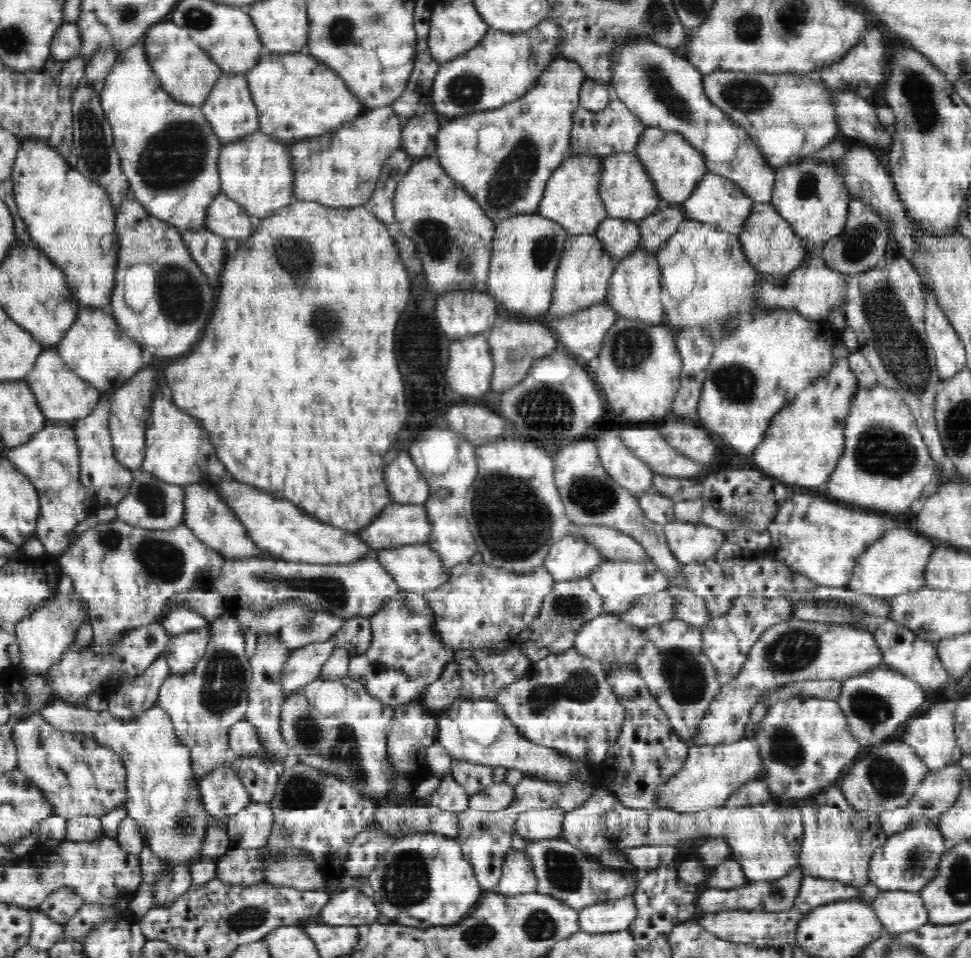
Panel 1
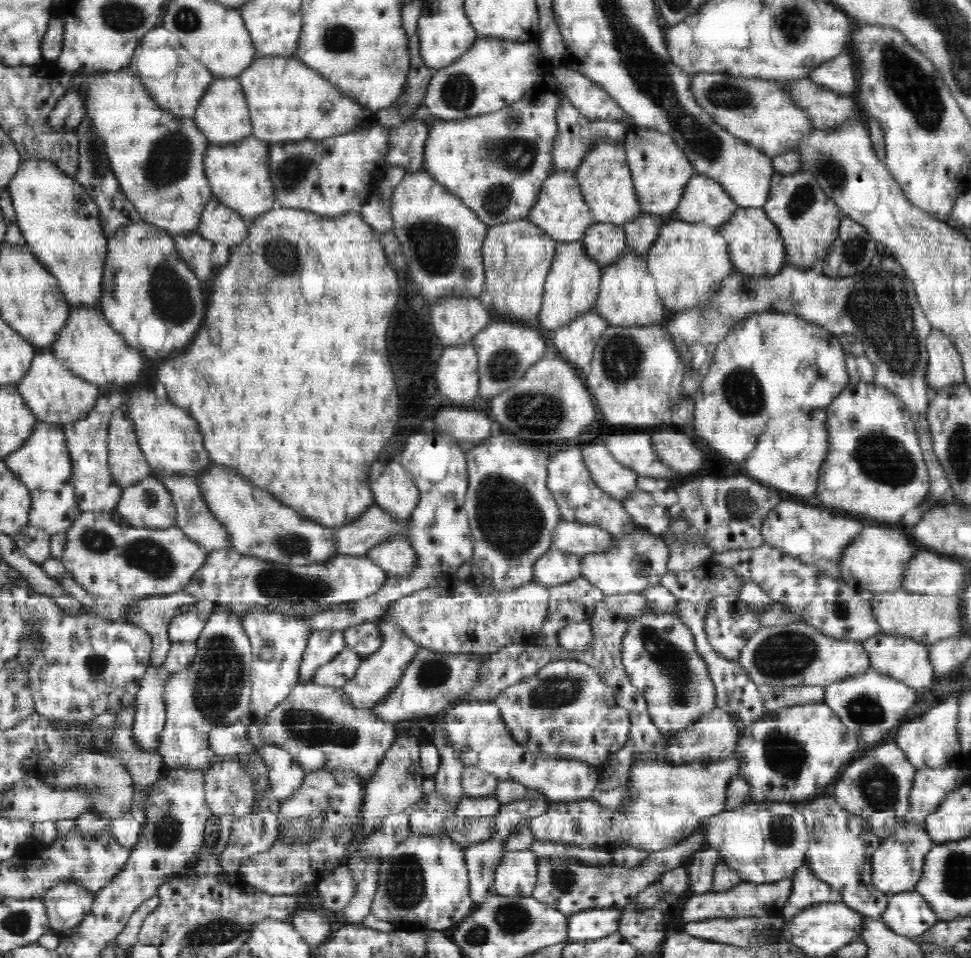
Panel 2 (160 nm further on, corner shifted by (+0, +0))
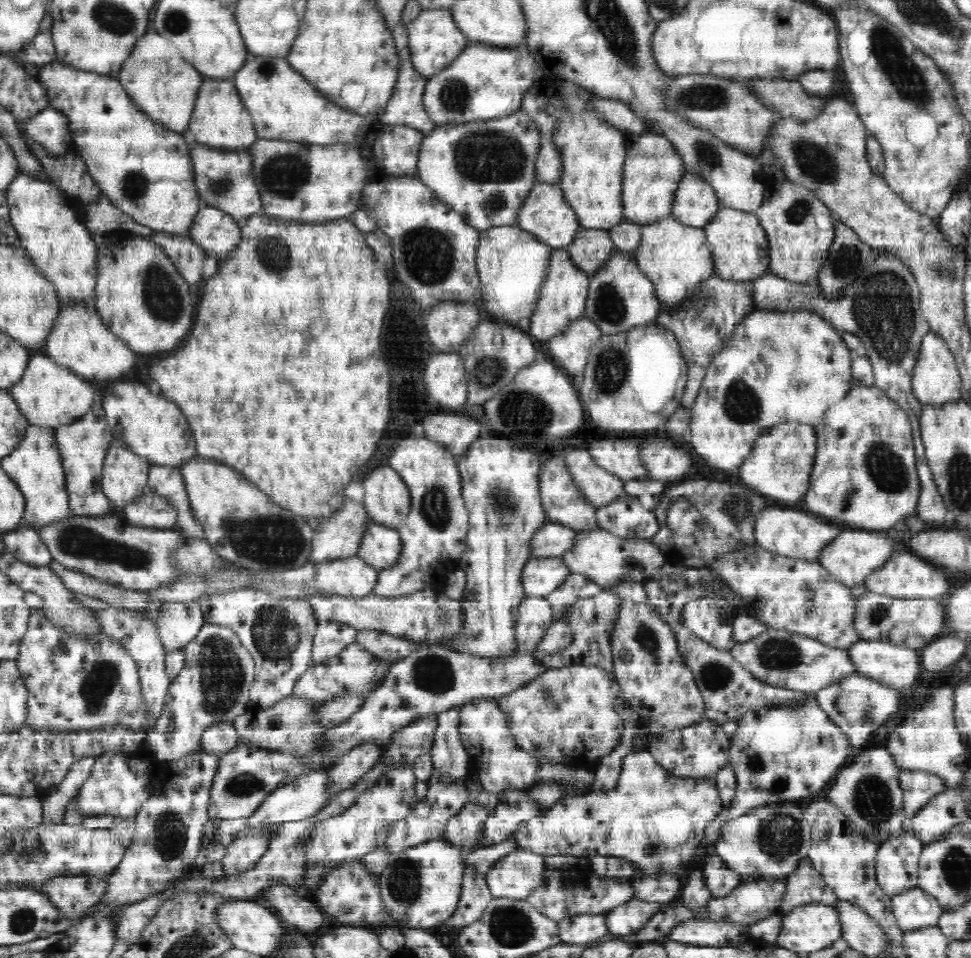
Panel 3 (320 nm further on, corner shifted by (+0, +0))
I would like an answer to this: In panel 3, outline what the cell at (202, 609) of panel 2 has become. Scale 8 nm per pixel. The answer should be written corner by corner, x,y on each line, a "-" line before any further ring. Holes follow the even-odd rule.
196,601
164,604
158,609
155,624
167,652
184,649
198,636
205,624
204,613

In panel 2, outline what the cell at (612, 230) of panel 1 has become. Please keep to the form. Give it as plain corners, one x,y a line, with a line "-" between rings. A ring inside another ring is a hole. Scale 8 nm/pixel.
600,222
590,225
584,239
586,254
602,267
612,265
628,249
628,241
621,225

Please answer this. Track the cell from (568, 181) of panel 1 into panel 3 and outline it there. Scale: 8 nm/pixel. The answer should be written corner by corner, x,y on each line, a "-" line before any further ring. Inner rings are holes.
536,183
517,212
516,225
533,234
538,241
550,246
552,250
567,248
581,227
572,206
564,200
559,183

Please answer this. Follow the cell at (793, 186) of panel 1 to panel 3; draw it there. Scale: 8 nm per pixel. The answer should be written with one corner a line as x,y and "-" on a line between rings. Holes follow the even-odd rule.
787,180
780,186
767,183
765,201
754,213
768,237
765,254
769,265
766,272
792,282
808,282
817,278
836,236
834,212
805,186

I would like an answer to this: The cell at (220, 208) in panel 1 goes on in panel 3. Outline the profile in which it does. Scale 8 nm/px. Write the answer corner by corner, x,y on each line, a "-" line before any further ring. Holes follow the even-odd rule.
203,205
195,216
187,236
204,250
212,250
218,258
240,244
242,223
215,206

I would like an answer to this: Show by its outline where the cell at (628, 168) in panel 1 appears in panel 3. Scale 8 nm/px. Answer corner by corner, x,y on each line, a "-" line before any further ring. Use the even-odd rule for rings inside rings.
564,81
559,90
558,98
562,99
566,105
566,114
558,120
554,128
552,143
556,145
556,150
561,152
562,157
562,178
559,180
564,200
573,207
582,228
588,229
609,229
614,225
619,225
624,221
622,208
622,178
624,178
624,163
626,158
627,134
616,129
610,122
601,118
596,111
591,108
590,100
595,94
579,85

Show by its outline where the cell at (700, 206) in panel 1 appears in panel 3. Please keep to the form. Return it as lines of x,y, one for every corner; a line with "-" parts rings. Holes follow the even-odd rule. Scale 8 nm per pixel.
693,173
682,176
675,190
671,216
686,226
703,228
720,208
715,190
705,179

